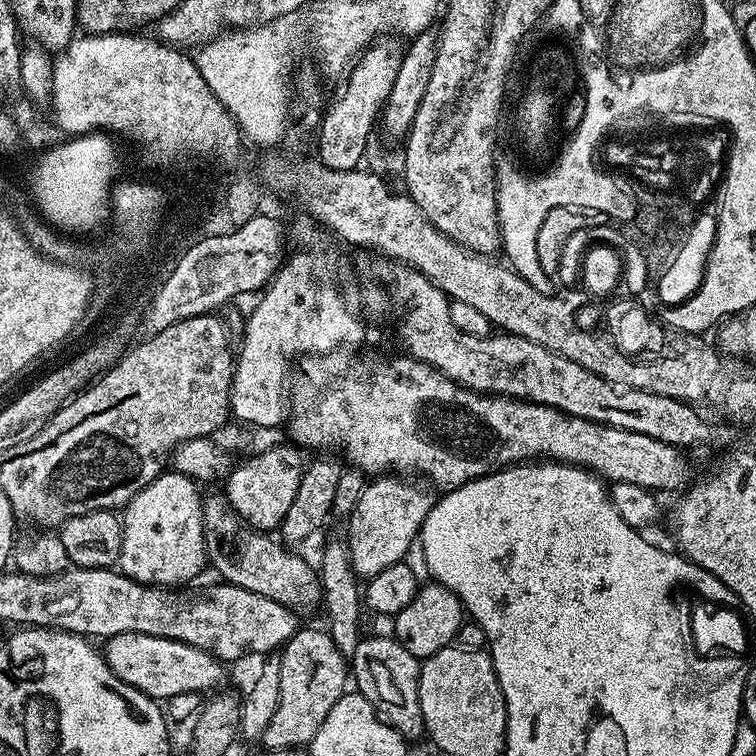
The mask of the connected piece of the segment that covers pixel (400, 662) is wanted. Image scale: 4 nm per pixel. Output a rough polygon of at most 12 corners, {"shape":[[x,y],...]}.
{"shape":[[391,635],[350,657],[355,691],[408,742],[425,735],[421,661]]}

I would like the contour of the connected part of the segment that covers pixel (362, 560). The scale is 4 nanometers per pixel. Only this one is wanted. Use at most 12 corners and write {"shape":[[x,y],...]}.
{"shape":[[396,474],[365,483],[347,521],[371,578],[417,543],[434,496]]}

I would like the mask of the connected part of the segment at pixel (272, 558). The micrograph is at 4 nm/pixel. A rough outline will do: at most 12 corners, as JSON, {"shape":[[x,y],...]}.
{"shape":[[223,493],[203,499],[205,559],[225,583],[293,610],[318,572],[248,525]]}

